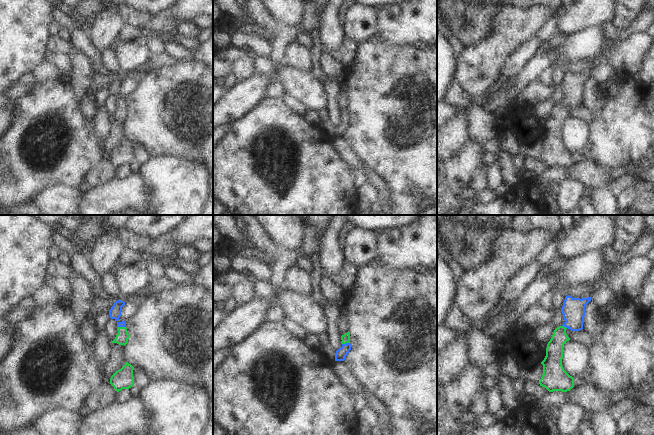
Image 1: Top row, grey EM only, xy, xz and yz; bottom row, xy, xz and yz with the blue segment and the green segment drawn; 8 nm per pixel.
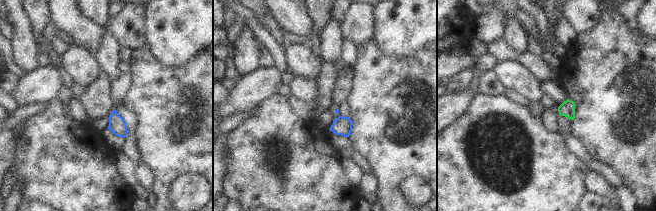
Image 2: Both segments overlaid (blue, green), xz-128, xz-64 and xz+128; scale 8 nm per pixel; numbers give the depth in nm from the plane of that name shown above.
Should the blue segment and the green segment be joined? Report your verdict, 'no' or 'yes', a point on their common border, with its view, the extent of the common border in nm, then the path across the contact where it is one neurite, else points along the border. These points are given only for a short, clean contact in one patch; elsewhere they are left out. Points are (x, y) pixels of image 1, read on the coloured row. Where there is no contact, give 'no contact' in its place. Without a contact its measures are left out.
yes; meets blue in xy at (122, 326); contact 60 nm long; runs through xy (115, 312), (117, 321), (122, 326), (122, 336)

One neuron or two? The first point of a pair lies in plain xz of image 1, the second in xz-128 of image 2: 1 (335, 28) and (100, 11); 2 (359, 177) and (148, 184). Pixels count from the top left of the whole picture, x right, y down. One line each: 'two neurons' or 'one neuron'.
1: two neurons
2: two neurons

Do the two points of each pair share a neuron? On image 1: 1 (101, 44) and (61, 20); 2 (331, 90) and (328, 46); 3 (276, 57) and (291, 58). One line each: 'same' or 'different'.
1: different
2: different
3: different

